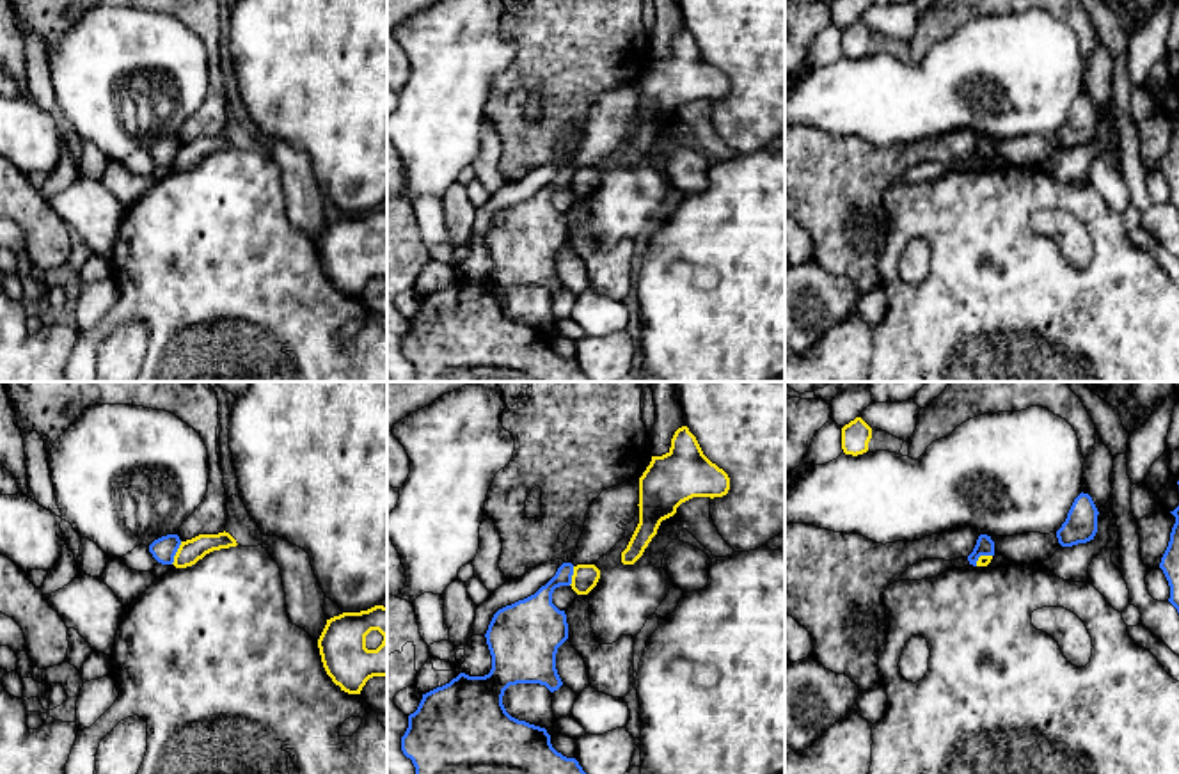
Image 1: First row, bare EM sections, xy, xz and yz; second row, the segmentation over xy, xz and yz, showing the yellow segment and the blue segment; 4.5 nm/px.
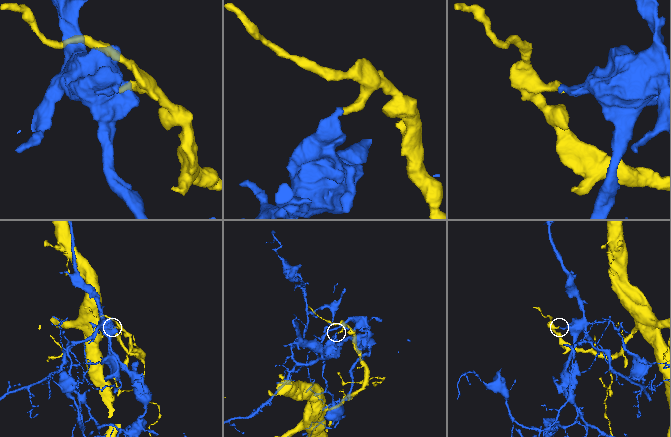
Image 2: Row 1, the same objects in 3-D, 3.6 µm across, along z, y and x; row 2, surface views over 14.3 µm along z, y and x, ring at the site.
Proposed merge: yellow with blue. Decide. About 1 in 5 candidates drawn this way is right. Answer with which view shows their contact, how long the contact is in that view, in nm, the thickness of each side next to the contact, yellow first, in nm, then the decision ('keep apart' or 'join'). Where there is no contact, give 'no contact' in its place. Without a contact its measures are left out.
xy | 120 nm | 110/120 nm | keep apart

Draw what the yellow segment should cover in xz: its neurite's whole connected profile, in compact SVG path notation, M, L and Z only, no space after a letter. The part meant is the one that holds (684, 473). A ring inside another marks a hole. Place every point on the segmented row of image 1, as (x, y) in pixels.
M687 426L678 428L671 438L669 451L662 456L652 456L650 465L639 478L639 524L621 552L621 563L634 565L657 534L661 522L673 517L682 502L692 497L723 497L728 490L728 474L703 454Z

